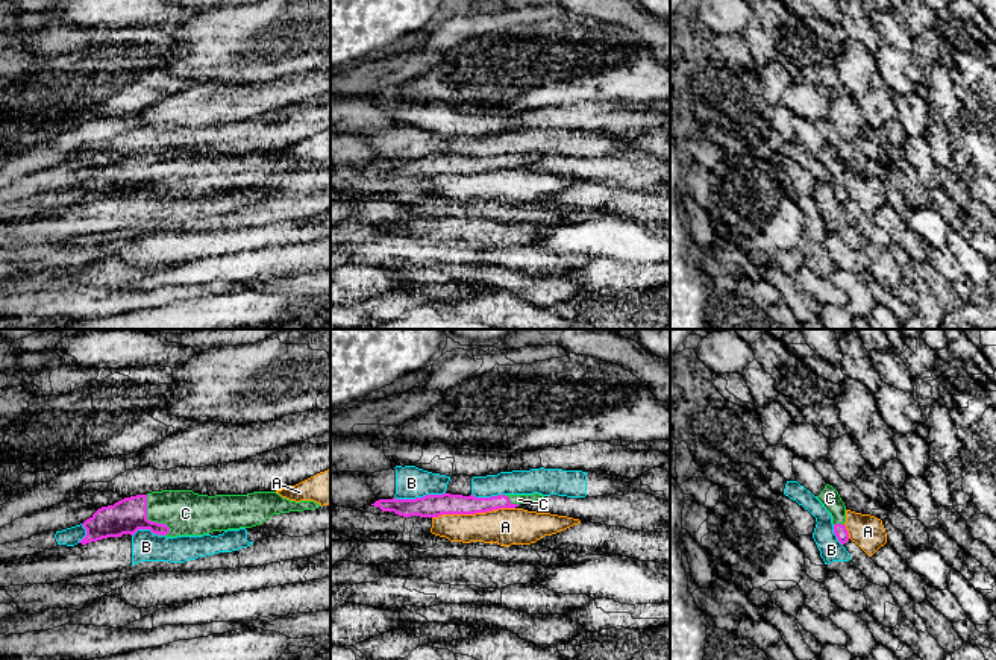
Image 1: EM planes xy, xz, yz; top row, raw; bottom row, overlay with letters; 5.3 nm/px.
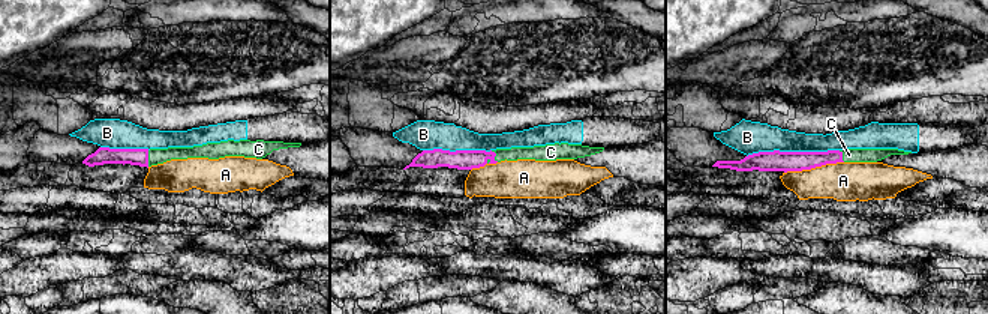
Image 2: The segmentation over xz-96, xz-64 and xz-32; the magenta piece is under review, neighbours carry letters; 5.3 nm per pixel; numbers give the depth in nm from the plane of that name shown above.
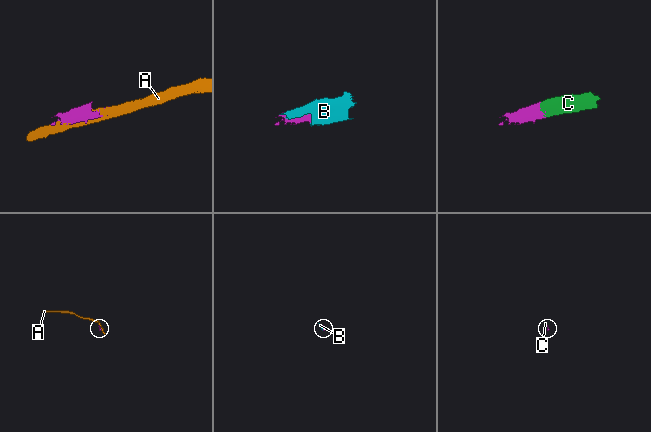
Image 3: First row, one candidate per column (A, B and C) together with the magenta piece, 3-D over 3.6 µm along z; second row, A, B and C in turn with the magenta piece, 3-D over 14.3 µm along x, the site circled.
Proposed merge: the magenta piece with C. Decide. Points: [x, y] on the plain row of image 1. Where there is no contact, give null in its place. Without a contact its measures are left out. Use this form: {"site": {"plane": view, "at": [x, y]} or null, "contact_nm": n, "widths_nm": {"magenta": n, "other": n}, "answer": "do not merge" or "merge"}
{"site": {"plane": "xy", "at": [150, 181]}, "contact_nm": 240, "widths_nm": {"magenta": 190, "other": 240}, "answer": "merge"}

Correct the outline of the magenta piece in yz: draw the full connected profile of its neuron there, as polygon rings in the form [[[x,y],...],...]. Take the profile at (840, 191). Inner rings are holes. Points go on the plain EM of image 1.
[[[826,144],[825,149],[817,156],[817,159],[831,173],[834,184],[834,194],[837,196],[838,202],[844,205],[849,200],[849,193],[844,185],[846,165],[841,161],[838,152],[832,146]]]

